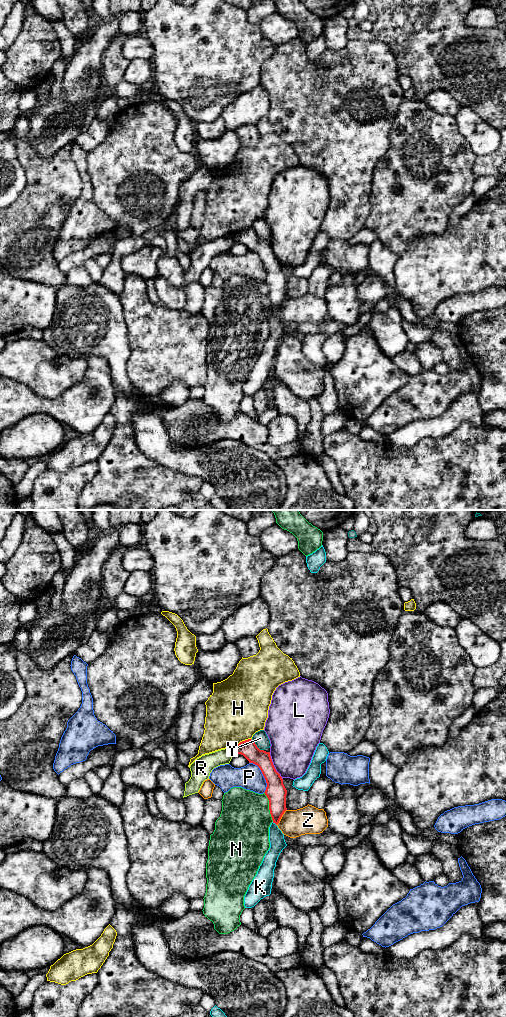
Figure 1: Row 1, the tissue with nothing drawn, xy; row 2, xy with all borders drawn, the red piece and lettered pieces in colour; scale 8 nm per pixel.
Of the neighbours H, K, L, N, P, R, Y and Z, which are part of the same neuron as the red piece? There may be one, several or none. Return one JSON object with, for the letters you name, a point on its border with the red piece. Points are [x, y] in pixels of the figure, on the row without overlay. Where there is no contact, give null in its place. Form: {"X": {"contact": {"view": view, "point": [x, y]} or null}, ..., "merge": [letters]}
{"merge": []}

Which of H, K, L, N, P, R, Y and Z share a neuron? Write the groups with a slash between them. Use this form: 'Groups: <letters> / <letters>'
Groups: H / K / L / N / P / R / Y / Z

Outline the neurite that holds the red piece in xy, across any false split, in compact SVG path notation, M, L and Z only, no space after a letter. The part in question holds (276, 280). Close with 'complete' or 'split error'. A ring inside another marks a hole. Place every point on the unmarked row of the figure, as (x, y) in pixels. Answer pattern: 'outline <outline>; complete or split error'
outline M252 227L240 230L233 238L234 241L243 243L249 251L253 251L260 256L267 271L264 281L269 288L270 302L273 311L277 313L287 298L287 278L282 265L273 253L270 240L260 238Z; complete

